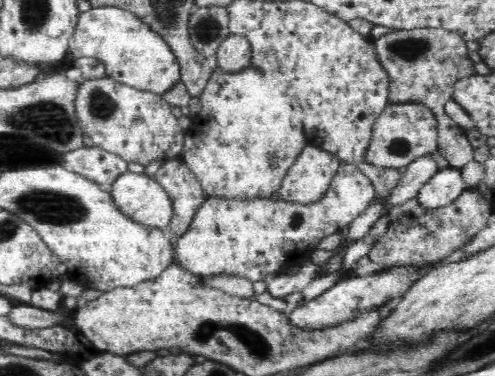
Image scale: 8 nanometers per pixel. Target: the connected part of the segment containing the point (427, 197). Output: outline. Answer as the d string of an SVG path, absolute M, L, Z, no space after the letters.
M448 166L424 184L416 199L426 208L440 208L454 202L466 188L461 169Z

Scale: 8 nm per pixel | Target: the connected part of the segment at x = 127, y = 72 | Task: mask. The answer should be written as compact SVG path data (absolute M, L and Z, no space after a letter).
M117 6L92 7L89 11L80 12L74 34L69 41L70 54L74 59L84 56L98 58L104 64L106 76L113 78L116 82L161 95L168 92L176 82L181 81L181 66L165 38L150 29L150 26L135 14Z

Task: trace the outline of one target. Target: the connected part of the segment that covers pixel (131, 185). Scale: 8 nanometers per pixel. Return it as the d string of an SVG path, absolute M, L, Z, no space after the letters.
M128 171L108 188L122 213L146 226L168 229L173 220L173 199L157 179Z

